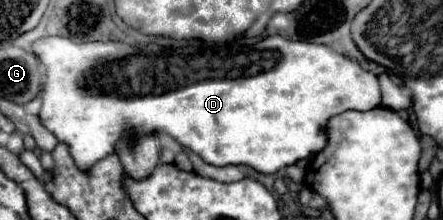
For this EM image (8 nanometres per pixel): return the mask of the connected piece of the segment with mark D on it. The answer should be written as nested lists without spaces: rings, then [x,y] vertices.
[[[47,36],[41,38],[33,44],[33,52],[37,54],[37,58],[41,60],[41,64],[45,66],[45,82],[43,82],[43,92],[41,92],[41,110],[39,110],[39,118],[41,124],[59,140],[65,142],[69,146],[69,154],[73,154],[73,160],[77,162],[77,166],[81,166],[81,170],[89,170],[89,166],[97,164],[101,158],[107,158],[109,154],[115,152],[117,142],[123,140],[123,136],[131,138],[131,144],[141,136],[141,134],[155,134],[155,132],[163,132],[167,136],[171,136],[173,140],[177,140],[183,148],[199,154],[207,164],[213,166],[229,166],[229,164],[245,164],[251,166],[259,172],[265,174],[273,174],[285,166],[295,164],[301,158],[307,158],[309,154],[315,154],[319,150],[325,148],[325,128],[329,118],[333,118],[335,114],[341,114],[345,110],[371,110],[381,106],[381,92],[379,92],[379,80],[375,74],[363,70],[357,62],[345,58],[343,54],[323,46],[323,44],[309,44],[309,42],[293,42],[287,40],[283,36],[267,36],[263,40],[259,40],[257,44],[251,46],[219,46],[219,44],[203,44],[199,40],[191,40],[181,44],[179,48],[163,48],[159,44],[147,44],[143,48],[131,48],[123,42],[85,42],[85,44],[77,44],[69,38],[63,36]]]

